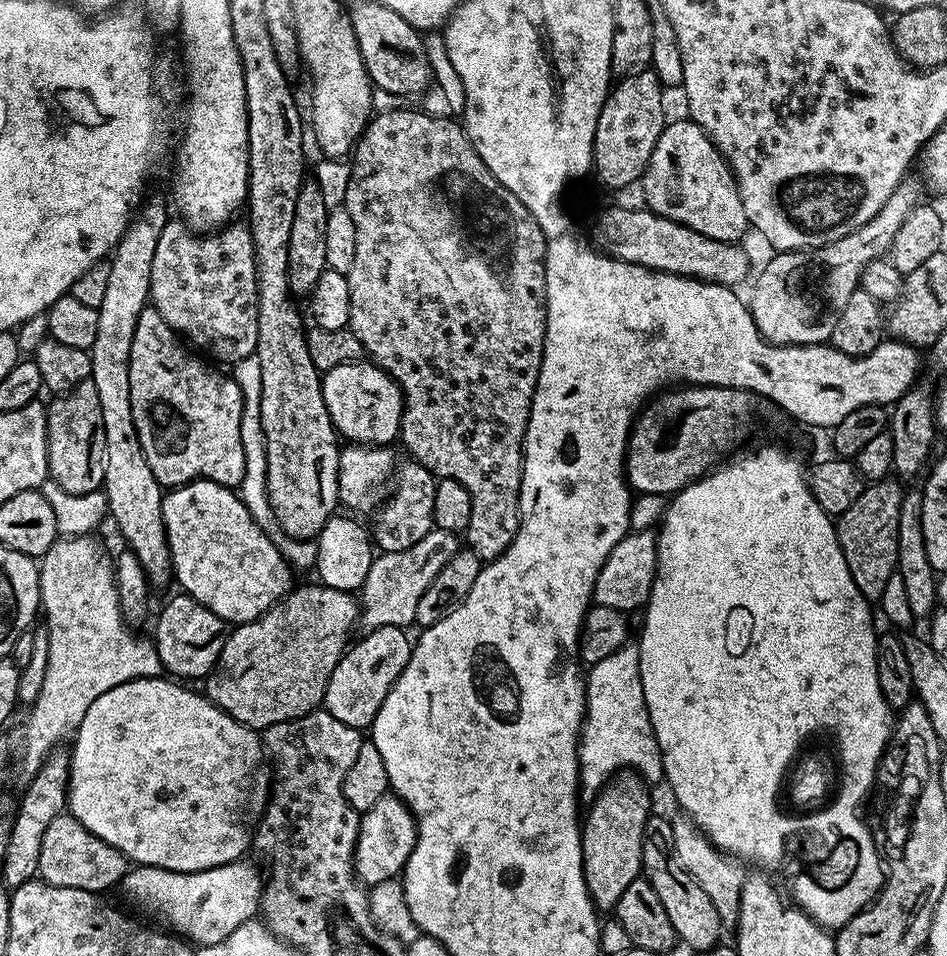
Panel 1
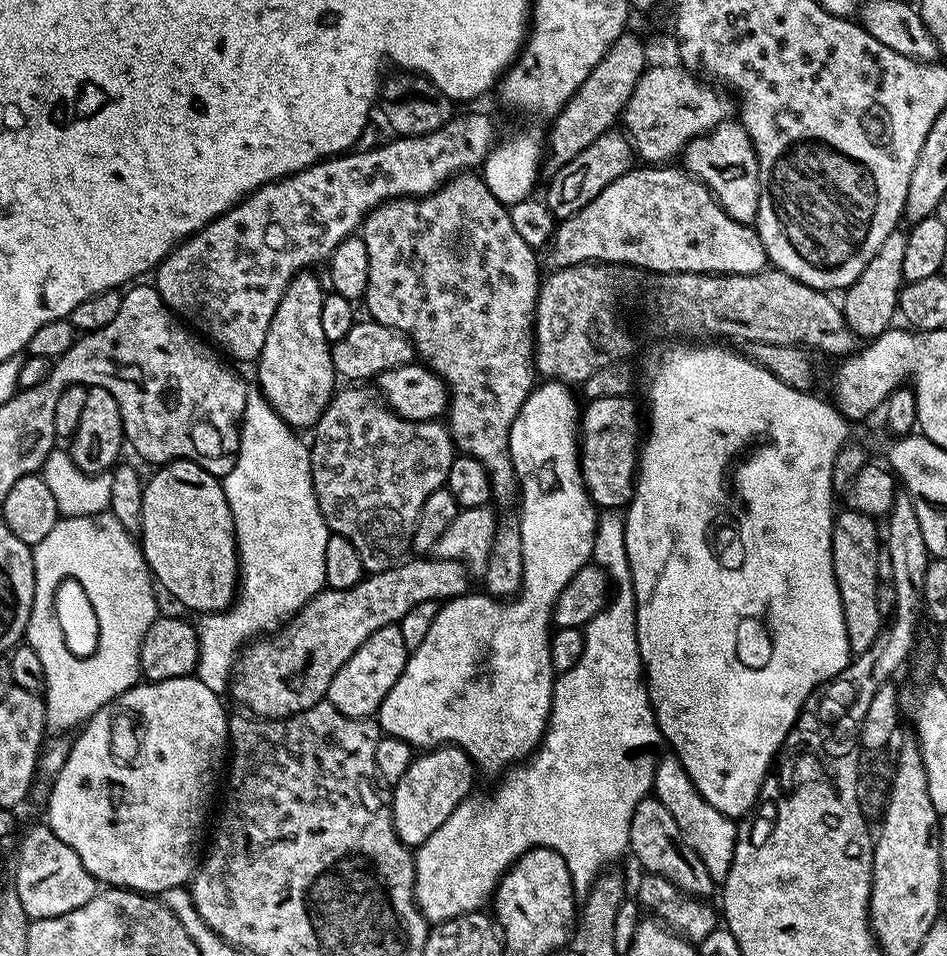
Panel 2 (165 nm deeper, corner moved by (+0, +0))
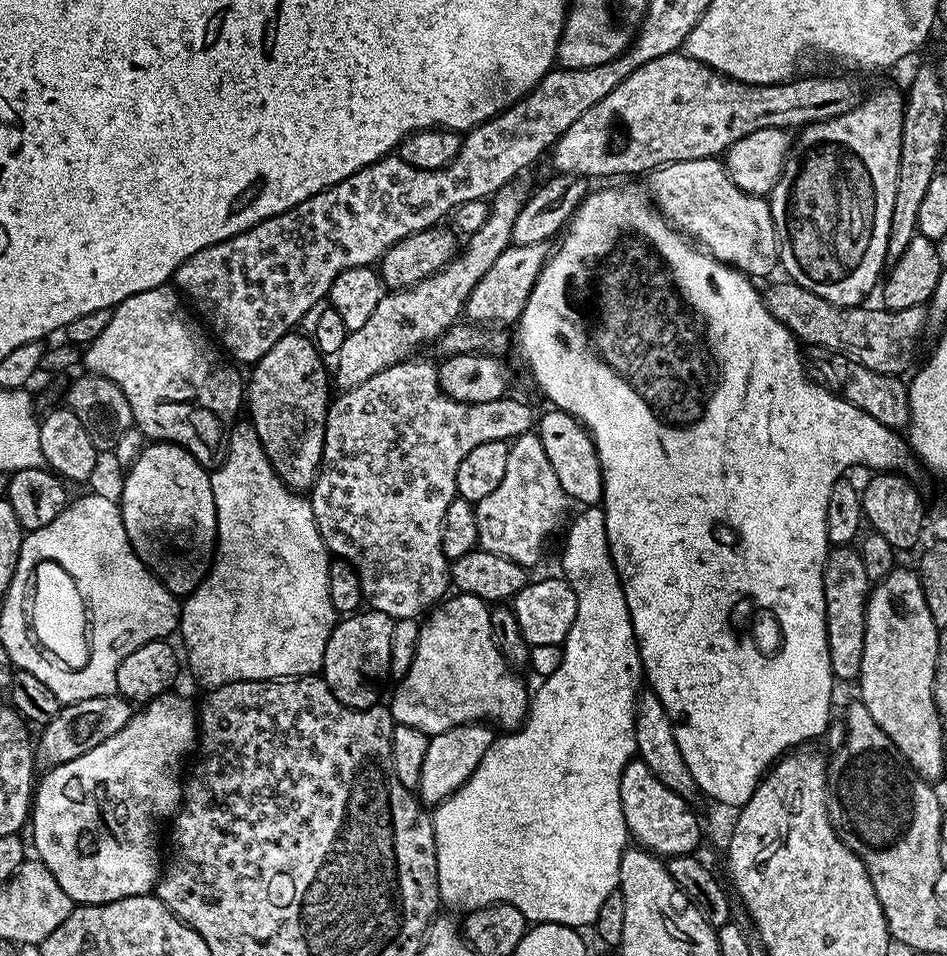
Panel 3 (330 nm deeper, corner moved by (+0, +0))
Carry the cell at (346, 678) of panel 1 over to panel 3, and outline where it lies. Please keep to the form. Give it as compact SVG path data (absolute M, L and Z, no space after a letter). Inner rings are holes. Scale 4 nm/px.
M375 610L364 611L345 615L333 628L324 651L322 679L330 686L334 698L351 708L371 708L381 699L380 687L390 676L390 638L396 621Z

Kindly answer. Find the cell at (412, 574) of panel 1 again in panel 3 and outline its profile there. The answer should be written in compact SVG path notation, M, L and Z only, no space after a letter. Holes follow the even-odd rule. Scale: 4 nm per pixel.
M530 431L515 437L508 445L506 474L501 484L476 504L479 547L490 554L502 554L502 558L510 558L510 562L518 562L523 568L535 569L548 539L559 530L560 523L561 528L565 523L568 507L568 495L558 482L558 474L554 474L554 466L550 466L550 458L546 458L546 450L542 450L539 435Z

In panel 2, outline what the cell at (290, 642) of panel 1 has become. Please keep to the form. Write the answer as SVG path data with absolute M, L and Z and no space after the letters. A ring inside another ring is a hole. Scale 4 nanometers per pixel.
M412 559L396 564L390 570L365 575L364 579L349 588L325 587L323 592L310 598L310 602L306 602L306 606L302 606L302 610L284 627L276 629L267 638L257 638L245 644L232 666L230 693L232 692L233 698L238 703L245 704L249 708L245 709L256 718L285 720L287 716L310 710L327 697L334 674L342 670L350 654L354 654L354 650L358 650L358 646L362 646L362 642L366 642L366 638L370 638L374 630L399 624L406 614L410 614L410 610L414 610L414 606L422 602L452 600L469 591L470 573L463 560Z

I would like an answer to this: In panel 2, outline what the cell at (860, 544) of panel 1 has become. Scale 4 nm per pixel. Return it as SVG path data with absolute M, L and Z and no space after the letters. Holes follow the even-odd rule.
M844 510L835 517L832 525L832 565L838 582L838 598L842 598L842 614L846 618L846 636L853 654L870 650L874 638L878 638L886 619L878 612L877 589L881 582L878 576L878 550L882 532L876 529L873 517Z

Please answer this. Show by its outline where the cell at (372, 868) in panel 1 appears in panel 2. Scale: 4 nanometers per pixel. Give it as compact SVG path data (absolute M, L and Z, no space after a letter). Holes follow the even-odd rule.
M455 746L429 748L413 758L410 762L410 770L406 770L406 774L402 774L402 778L398 778L398 782L391 785L390 788L390 792L392 792L392 800L390 796L392 821L394 830L402 843L415 850L420 847L422 842L426 842L426 838L430 838L430 834L434 834L434 830L438 830L438 826L442 826L446 822L446 818L450 818L450 814L454 814L457 806L462 801L469 799L470 793L473 791L473 789L471 790L472 779L475 776L478 776L478 769L472 763L472 758Z

